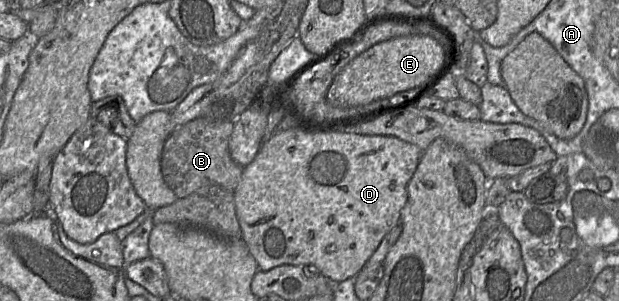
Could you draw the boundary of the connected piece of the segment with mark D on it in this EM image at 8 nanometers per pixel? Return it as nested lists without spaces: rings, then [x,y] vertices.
[[[294,127],[276,132],[261,146],[255,159],[244,167],[234,195],[236,215],[240,223],[242,238],[256,259],[259,270],[268,271],[284,264],[303,265],[321,273],[332,283],[340,283],[348,278],[356,277],[365,267],[385,235],[400,222],[401,210],[408,200],[408,185],[417,169],[422,152],[417,145],[394,136],[360,135],[341,131],[319,132],[308,127]]]

